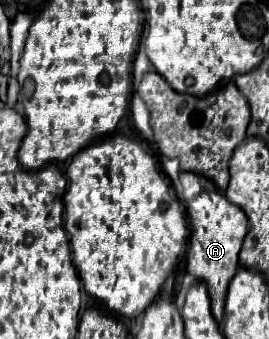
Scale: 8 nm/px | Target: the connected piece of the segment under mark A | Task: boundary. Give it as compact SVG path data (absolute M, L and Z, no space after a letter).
M181 173L181 189L191 227L187 273L193 275L195 281L203 281L207 285L211 297L211 313L217 323L221 323L227 287L239 269L239 251L247 233L247 217L243 209L229 203L227 197L205 177L199 177L195 173Z

